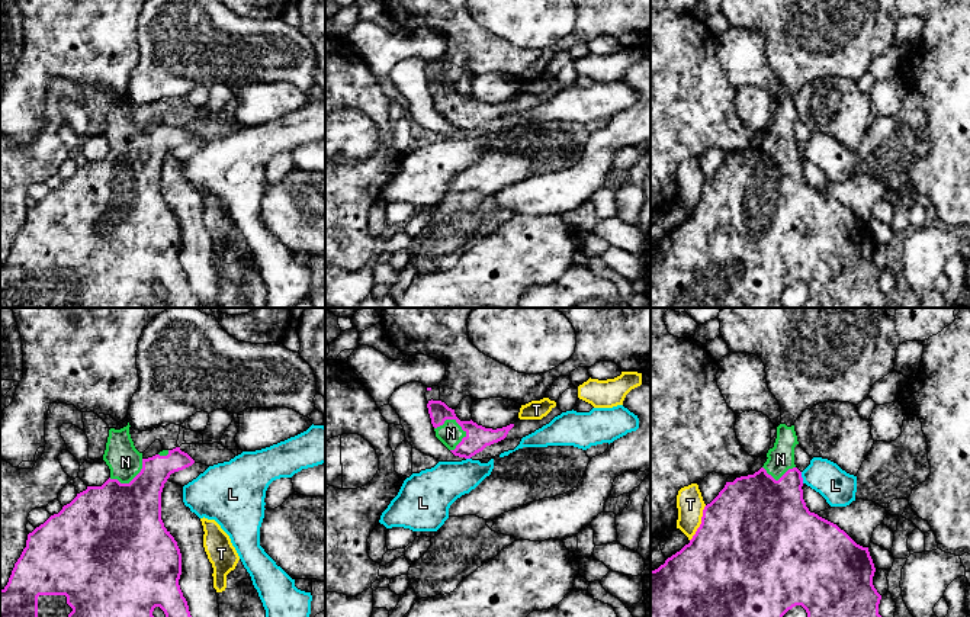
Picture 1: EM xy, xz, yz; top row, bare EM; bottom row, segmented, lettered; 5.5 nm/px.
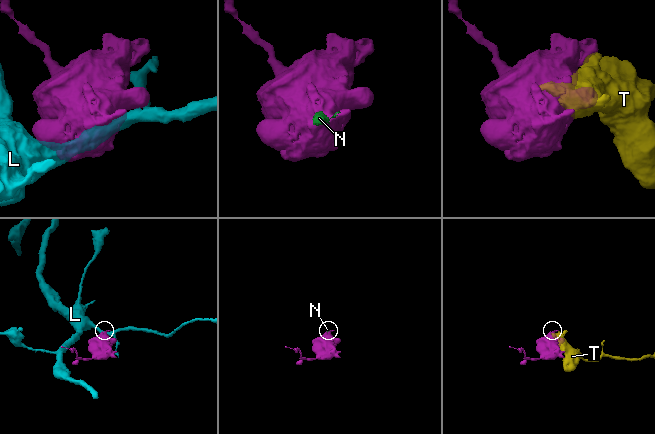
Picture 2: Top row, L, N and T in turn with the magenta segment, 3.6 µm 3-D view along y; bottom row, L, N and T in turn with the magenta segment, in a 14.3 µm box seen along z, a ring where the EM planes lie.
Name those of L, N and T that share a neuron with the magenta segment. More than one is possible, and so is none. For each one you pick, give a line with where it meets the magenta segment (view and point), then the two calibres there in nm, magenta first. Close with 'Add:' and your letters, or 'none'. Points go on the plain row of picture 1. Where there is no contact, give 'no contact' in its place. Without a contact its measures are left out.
N: xz (466, 108) | 140/140 nm
Add: N

